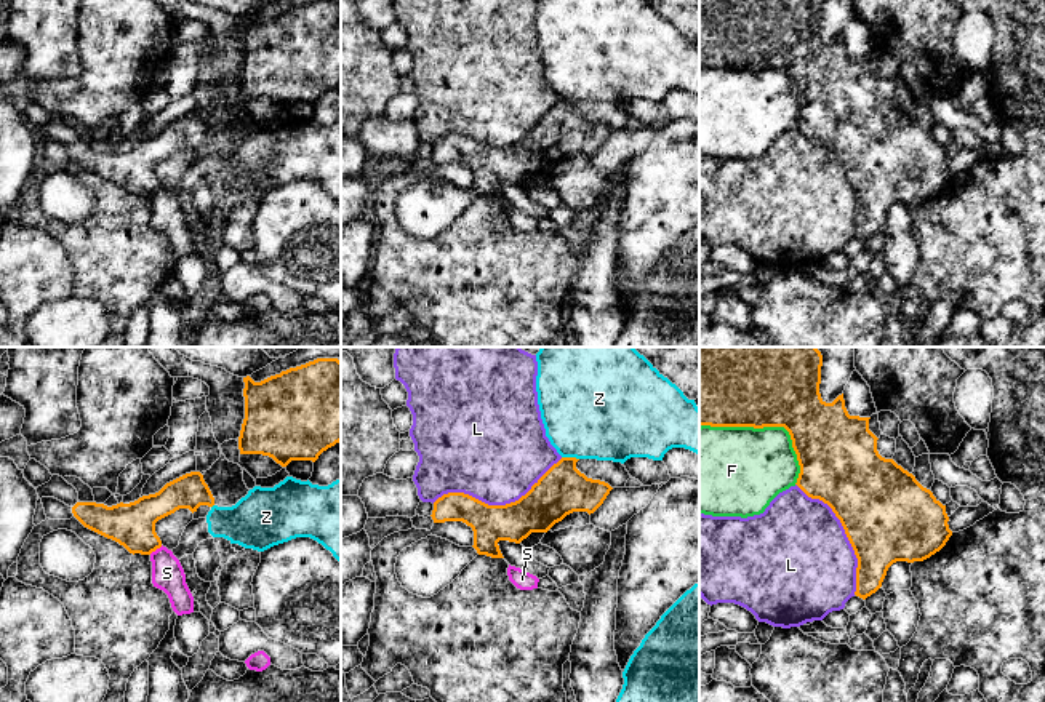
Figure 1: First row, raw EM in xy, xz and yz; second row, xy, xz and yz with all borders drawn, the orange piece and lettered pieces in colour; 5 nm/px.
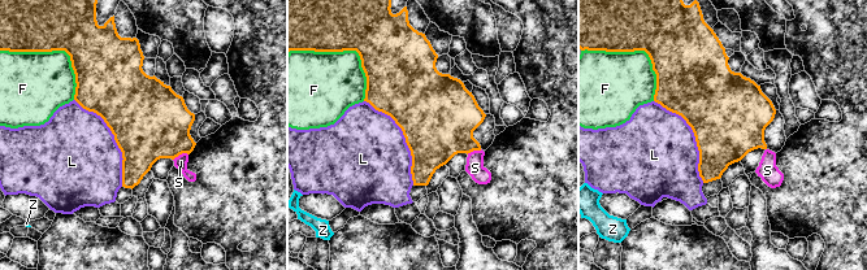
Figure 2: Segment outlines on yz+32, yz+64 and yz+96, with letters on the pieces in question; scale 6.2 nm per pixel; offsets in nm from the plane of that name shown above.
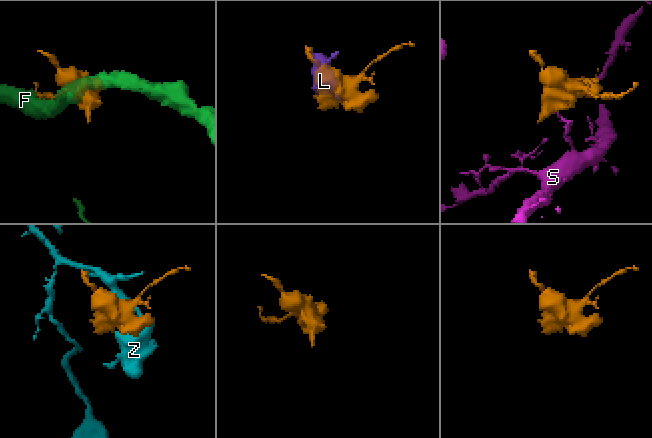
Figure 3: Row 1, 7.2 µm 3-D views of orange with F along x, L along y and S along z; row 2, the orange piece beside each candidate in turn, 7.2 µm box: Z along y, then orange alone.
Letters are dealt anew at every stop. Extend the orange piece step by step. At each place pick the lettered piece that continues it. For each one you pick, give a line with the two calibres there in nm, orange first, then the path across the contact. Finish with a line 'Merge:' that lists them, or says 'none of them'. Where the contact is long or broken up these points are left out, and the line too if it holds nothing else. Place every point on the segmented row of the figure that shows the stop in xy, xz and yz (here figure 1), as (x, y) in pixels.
Merge: none of them

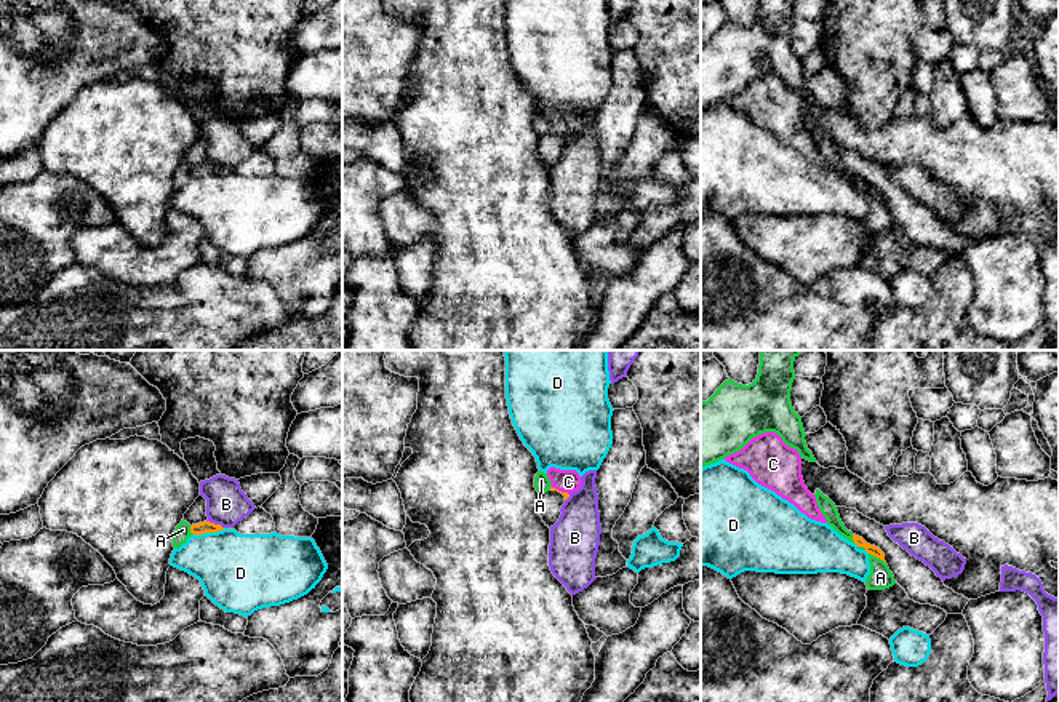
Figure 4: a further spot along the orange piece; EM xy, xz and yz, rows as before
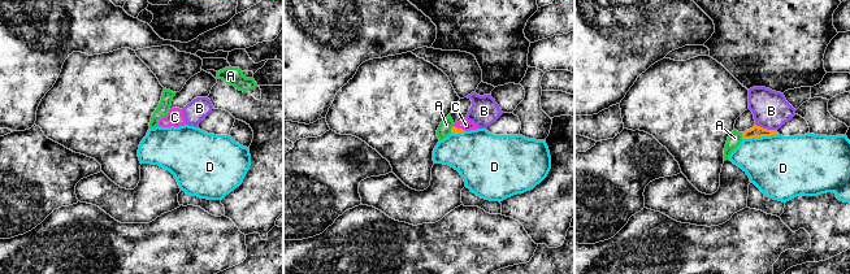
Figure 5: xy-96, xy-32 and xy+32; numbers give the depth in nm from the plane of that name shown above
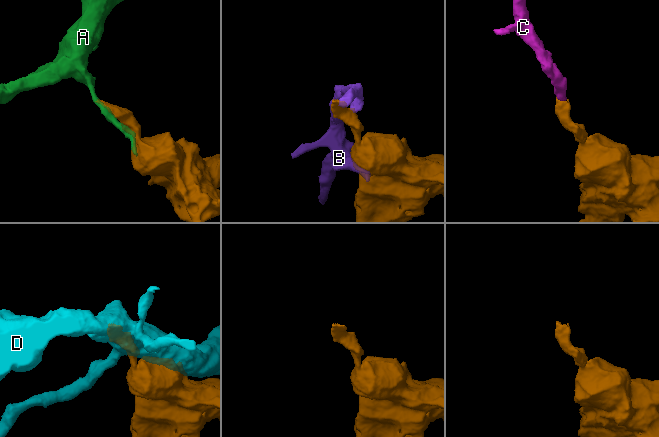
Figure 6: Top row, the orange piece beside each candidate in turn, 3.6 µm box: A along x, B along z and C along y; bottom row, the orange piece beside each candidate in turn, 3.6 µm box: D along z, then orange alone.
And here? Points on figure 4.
C: Thickness 20 nm (orange) against 110 nm. Path across: xz (565, 494), (560, 491), (568, 482)
Merge: C

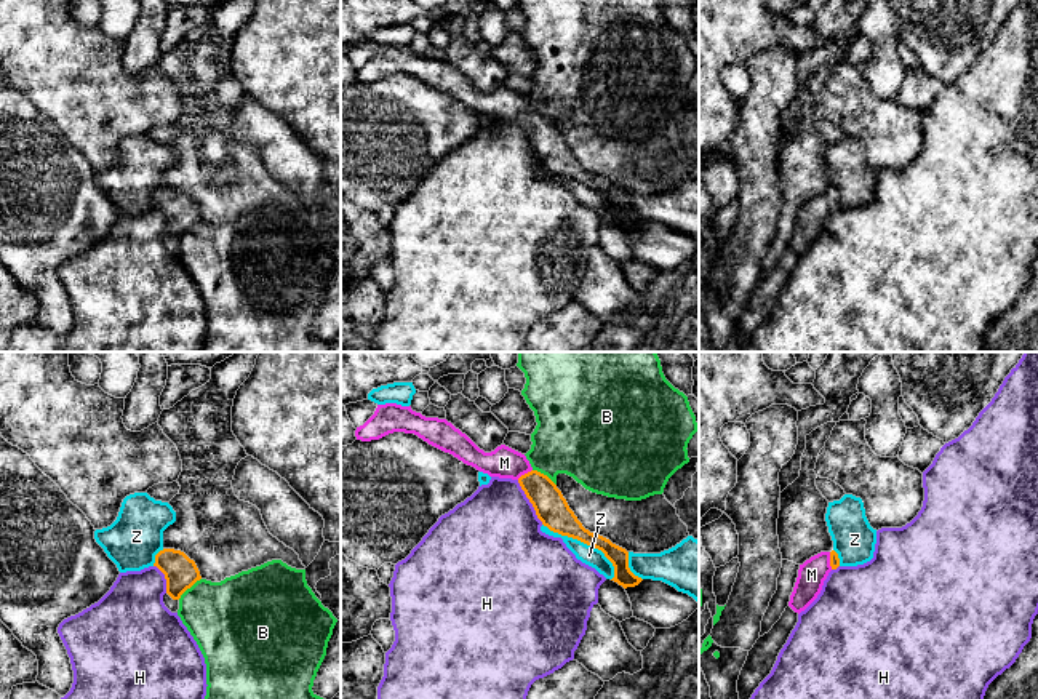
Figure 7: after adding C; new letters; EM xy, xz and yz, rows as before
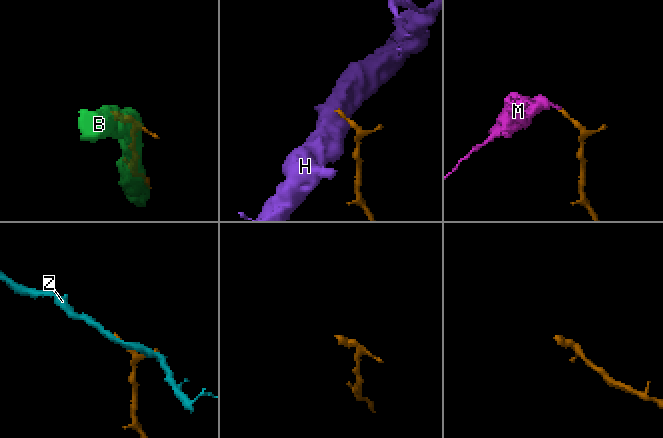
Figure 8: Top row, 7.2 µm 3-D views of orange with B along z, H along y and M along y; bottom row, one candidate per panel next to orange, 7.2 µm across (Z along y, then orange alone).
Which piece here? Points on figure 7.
M: Thickness 160 nm (orange) against 160 nm. Path across: xz (552, 509), (544, 495), (525, 474), (514, 464), (504, 463)
Merge: M

